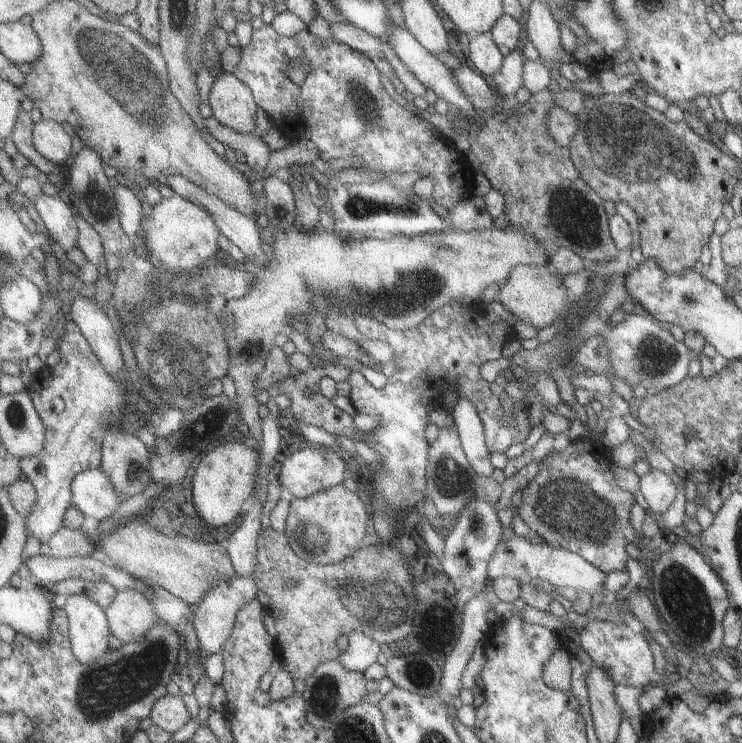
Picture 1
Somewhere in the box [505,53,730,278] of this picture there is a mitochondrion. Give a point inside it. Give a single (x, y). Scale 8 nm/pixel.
(626, 142)

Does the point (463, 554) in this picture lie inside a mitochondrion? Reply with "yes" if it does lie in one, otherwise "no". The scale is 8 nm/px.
no

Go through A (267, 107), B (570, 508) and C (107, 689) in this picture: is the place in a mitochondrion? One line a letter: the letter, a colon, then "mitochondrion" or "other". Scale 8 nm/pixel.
A: other
B: mitochondrion
C: mitochondrion

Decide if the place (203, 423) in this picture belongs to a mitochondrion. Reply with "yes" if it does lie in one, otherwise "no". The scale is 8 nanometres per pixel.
yes

